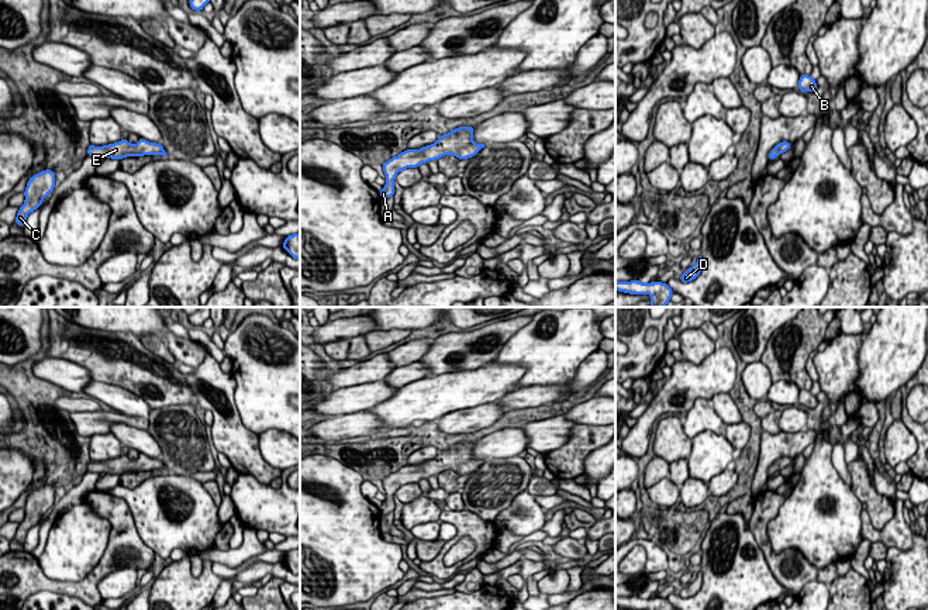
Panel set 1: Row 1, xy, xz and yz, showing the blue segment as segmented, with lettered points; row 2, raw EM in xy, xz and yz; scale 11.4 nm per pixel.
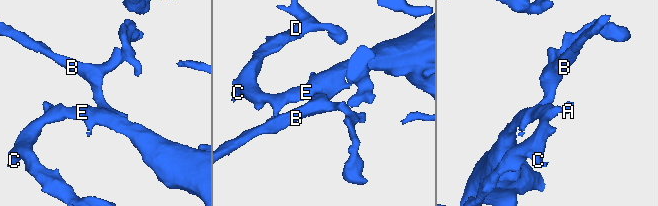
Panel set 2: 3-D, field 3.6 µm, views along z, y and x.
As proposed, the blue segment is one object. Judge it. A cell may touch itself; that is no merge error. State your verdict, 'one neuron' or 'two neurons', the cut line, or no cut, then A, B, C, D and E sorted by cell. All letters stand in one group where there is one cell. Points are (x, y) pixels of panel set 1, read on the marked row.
one neuron; cut none; groups A B C D E

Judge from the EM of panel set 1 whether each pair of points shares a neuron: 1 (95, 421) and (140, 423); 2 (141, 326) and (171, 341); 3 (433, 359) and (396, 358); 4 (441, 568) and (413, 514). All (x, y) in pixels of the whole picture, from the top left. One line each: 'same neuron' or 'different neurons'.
1: same neuron
2: different neurons
3: same neuron
4: different neurons

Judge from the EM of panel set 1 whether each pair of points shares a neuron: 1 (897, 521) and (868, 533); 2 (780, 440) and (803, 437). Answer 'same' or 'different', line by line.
1: same
2: same

